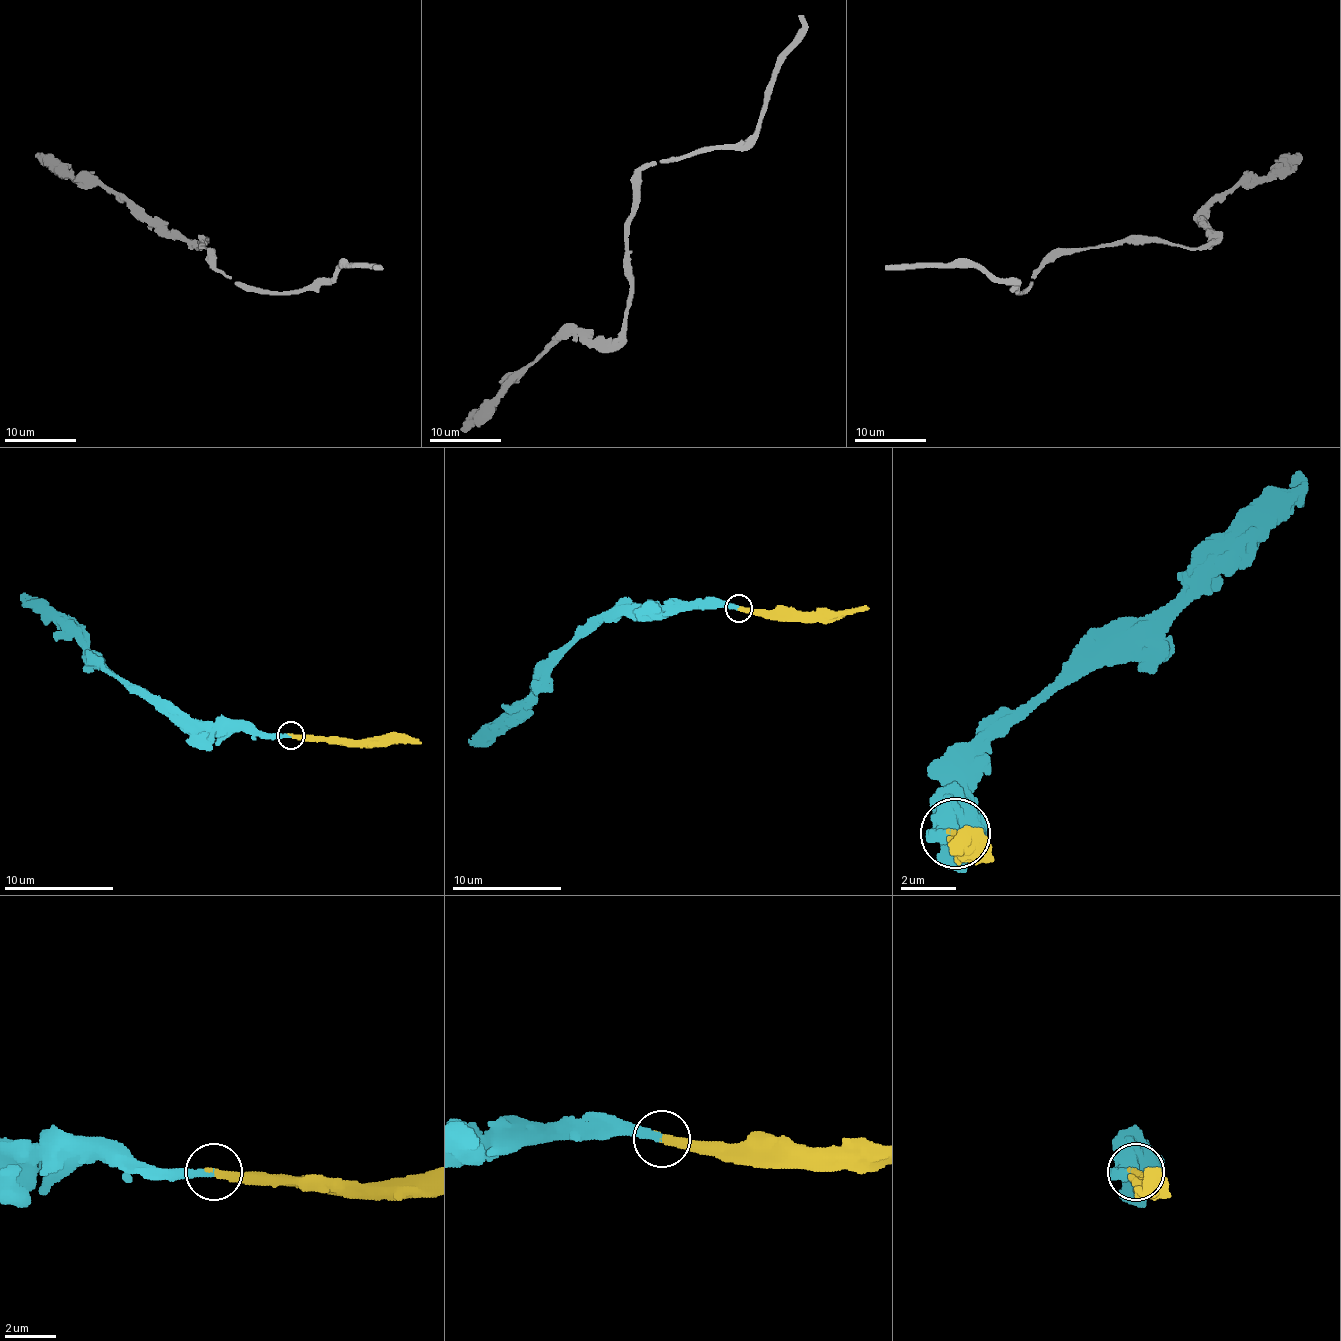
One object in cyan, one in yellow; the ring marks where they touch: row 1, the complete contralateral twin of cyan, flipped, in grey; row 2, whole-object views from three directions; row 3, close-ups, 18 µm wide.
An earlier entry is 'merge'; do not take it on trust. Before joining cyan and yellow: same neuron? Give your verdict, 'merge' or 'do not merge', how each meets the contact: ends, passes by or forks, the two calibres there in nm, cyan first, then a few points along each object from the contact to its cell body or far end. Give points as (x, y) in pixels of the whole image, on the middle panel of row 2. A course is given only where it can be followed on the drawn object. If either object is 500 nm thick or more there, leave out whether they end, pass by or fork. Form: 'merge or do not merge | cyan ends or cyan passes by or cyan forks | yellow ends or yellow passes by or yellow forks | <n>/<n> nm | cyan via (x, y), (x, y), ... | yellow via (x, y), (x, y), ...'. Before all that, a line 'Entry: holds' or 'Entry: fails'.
Entry: holds
merge | cyan ends | yellow ends | 300/360 nm | cyan via (738, 607), (607, 610), (517, 706), (468, 741) | yellow via (738, 607), (853, 613), (869, 607)

